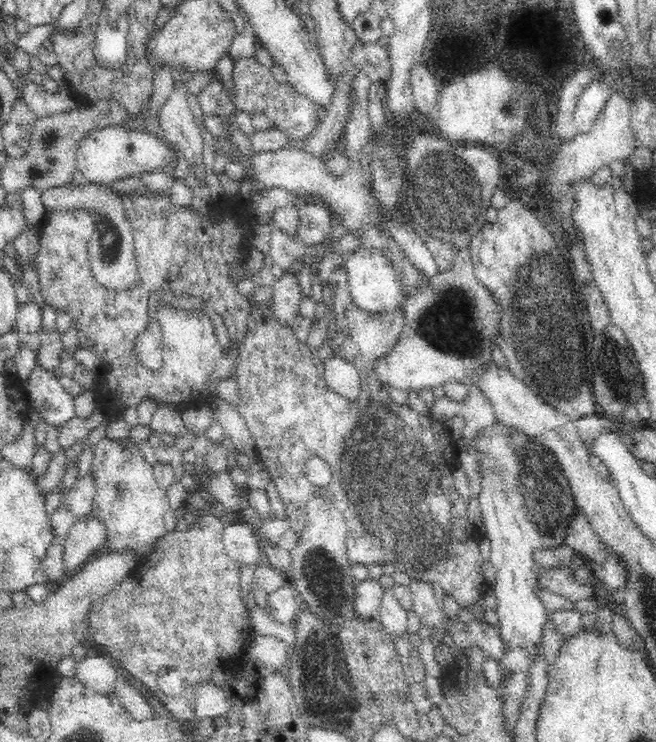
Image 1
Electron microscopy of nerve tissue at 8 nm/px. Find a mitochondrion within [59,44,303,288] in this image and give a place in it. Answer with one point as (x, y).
(110, 241)

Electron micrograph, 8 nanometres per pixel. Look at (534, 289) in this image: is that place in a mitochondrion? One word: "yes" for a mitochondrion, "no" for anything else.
yes

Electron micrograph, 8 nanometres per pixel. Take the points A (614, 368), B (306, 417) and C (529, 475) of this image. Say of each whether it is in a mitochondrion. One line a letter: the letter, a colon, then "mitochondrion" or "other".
A: mitochondrion
B: other
C: mitochondrion

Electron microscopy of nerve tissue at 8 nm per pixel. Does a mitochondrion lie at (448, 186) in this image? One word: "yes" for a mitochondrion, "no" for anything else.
yes

